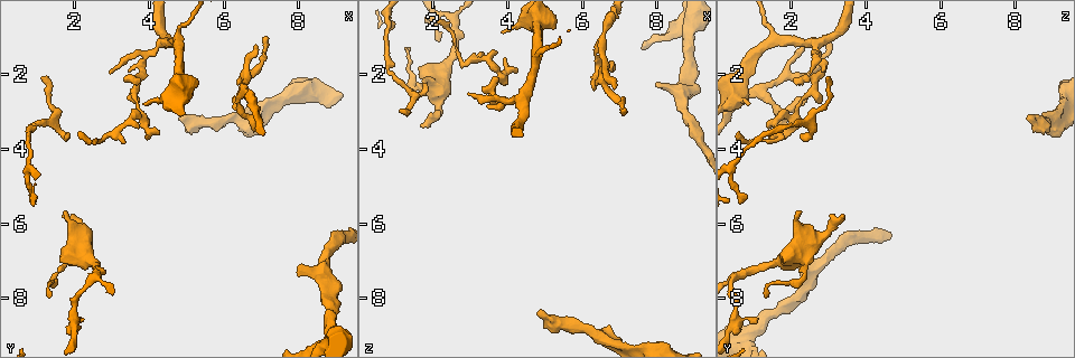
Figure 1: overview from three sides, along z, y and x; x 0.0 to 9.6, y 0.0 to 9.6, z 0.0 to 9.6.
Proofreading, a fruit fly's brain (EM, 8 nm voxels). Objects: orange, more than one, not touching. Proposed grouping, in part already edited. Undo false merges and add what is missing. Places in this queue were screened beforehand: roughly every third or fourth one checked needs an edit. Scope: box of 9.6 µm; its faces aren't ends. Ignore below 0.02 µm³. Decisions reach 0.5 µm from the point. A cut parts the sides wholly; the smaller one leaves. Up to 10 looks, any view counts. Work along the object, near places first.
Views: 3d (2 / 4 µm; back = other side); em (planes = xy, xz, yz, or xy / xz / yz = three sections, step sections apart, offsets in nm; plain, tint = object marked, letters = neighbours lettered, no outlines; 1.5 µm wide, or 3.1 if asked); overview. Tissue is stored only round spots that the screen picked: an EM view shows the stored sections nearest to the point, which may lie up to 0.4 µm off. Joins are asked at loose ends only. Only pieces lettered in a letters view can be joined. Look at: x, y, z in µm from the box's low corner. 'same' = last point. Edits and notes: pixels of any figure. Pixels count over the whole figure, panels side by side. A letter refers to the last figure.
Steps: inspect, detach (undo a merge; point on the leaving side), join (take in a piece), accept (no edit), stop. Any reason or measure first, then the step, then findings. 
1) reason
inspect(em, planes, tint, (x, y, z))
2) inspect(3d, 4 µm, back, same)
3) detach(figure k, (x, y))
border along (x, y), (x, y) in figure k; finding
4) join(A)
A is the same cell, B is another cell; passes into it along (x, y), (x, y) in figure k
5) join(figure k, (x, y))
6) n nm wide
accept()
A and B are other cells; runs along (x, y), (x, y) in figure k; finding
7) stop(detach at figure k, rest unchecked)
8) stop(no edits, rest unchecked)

free end
inspect(em, xy, step 4, tint, (1.60, 5.80, 3.45))

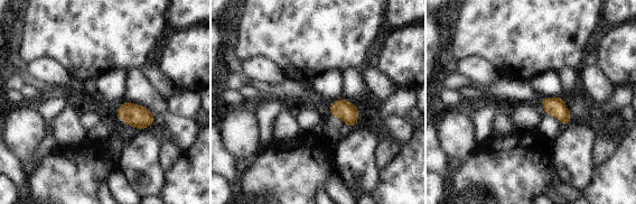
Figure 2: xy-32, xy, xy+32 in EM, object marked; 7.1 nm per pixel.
another direction
inspect(em, planes, letters, same)

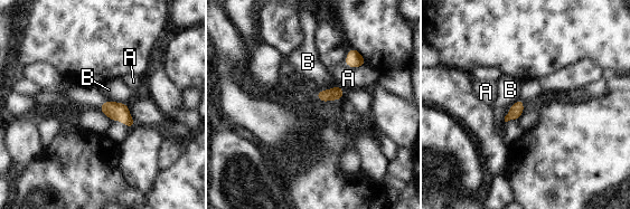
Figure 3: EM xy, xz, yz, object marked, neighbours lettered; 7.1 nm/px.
accept()
A and B are other cells; border along (106, 98), (128, 105) in figure 3; no lettered piece goes on from it

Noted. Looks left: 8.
tapers out
inspect(em, xz, step 4, letters, (2.10, 8.65, 1.05))

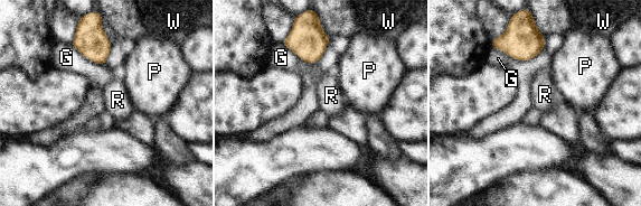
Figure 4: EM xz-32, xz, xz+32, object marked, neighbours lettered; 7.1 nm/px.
another direction
inspect(em, planes, letters, same)

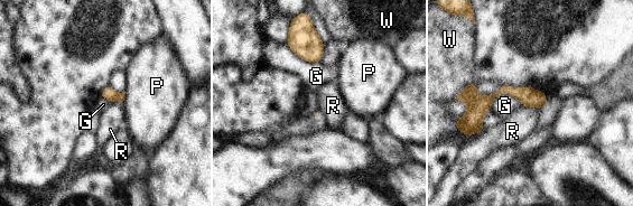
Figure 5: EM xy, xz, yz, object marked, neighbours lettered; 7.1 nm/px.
G touches over 240 nm
accept()
G, P, R and W are other cells; no lettered piece goes on from it

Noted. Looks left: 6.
an open end
inspect(em, planes, tint, (8.00, 7.15, 2.35))

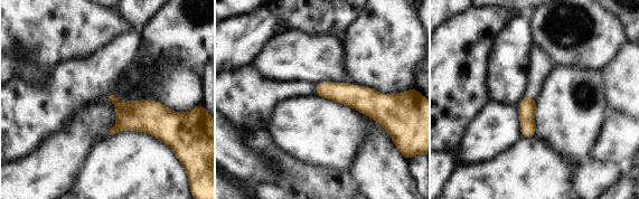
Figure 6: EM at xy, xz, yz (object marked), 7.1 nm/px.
what lies round it
inspect(em, planes, letters, same)

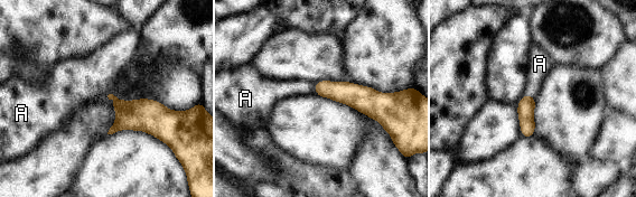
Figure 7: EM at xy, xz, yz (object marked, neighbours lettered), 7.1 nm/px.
A touches over 80 nm
join(A)
A is the same cell; passes into it along (525, 109), (529, 95), (540, 64) in figure 7; the neuron continues

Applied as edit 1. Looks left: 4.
stop(join at figure 7, rest unchecked)

